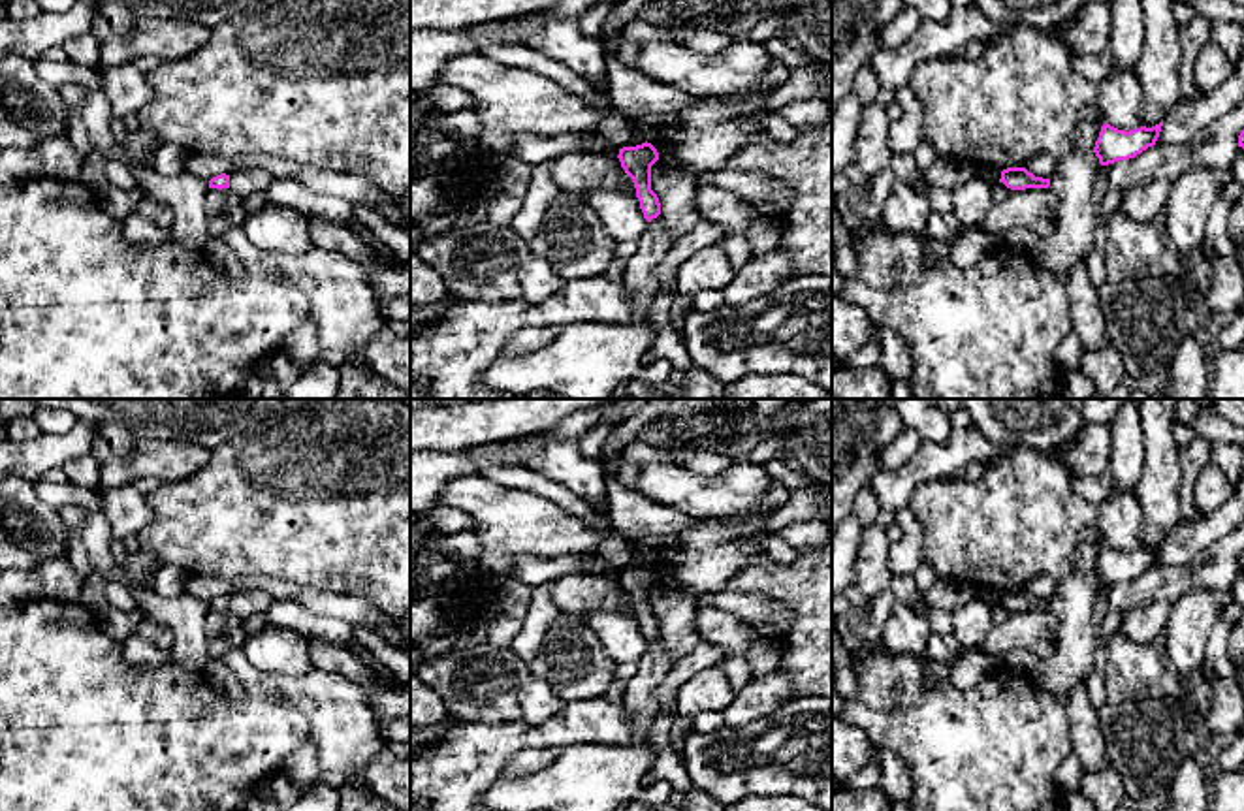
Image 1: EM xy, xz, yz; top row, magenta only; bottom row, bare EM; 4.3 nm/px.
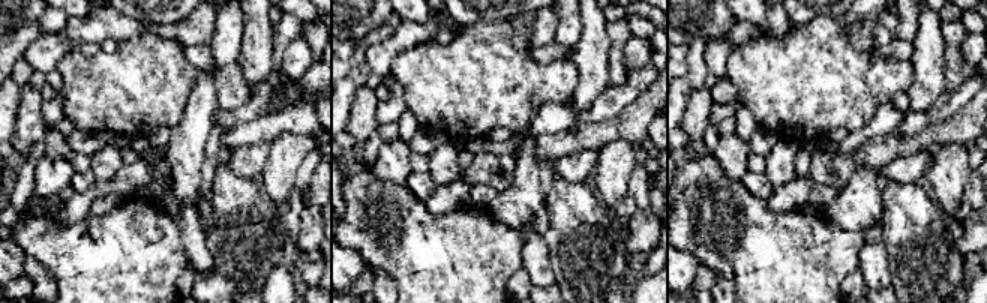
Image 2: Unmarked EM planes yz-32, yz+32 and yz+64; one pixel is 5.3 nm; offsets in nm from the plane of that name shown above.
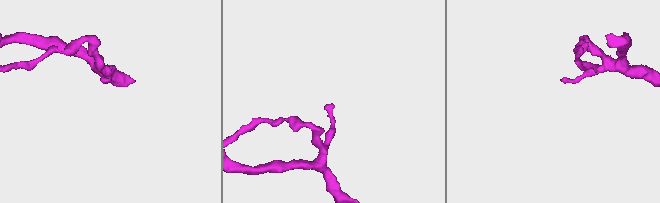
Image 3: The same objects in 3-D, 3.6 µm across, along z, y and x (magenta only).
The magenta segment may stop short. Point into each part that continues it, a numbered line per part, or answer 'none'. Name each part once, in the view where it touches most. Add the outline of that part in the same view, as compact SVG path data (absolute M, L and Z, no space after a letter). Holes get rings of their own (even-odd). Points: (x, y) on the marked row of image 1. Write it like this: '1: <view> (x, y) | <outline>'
none

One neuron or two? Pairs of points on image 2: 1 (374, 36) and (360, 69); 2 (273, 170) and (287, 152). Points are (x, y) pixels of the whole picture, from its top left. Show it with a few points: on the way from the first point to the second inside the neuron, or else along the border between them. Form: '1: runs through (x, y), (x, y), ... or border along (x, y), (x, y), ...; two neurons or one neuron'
1: runs through (365, 44), (360, 48), (360, 60); one neuron
2: runs through (278, 165), (285, 156); one neuron

